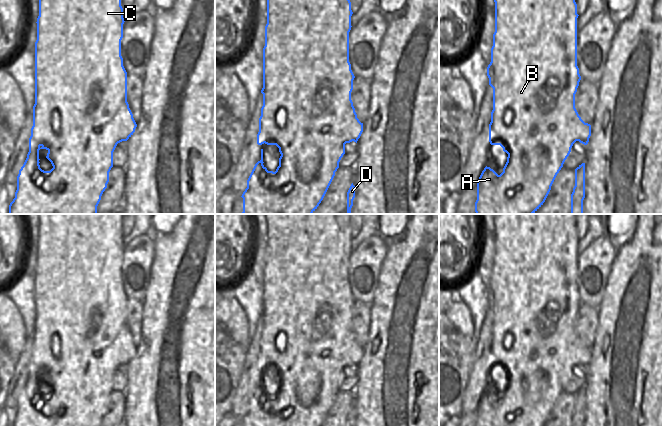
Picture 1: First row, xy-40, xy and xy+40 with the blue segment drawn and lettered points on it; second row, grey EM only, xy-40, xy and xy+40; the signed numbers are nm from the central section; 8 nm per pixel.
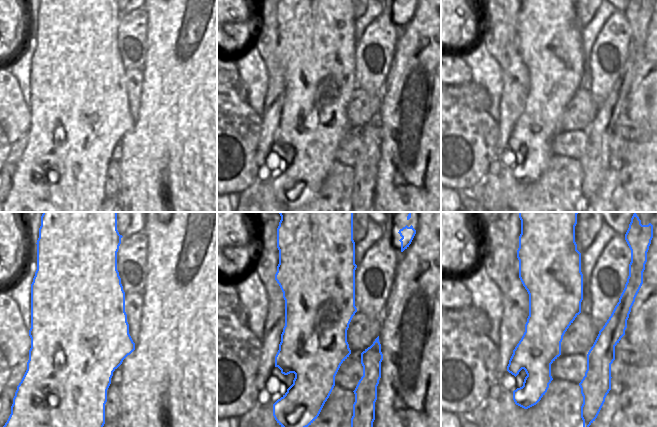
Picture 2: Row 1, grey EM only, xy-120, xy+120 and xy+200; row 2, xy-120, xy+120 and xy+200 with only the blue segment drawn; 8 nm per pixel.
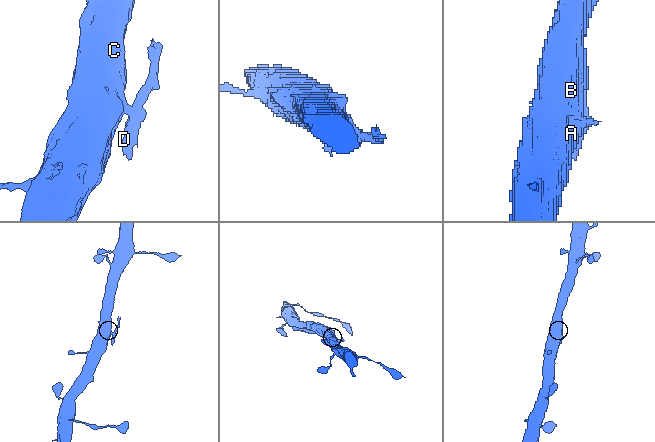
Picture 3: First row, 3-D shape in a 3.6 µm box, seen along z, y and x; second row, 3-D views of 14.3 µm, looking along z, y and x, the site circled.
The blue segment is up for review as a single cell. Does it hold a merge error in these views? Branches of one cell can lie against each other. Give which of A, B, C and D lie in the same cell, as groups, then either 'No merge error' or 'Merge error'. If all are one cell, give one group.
Groups: A B C / D. Merge error

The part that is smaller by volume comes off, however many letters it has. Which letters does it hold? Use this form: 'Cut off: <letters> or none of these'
Cut off: D

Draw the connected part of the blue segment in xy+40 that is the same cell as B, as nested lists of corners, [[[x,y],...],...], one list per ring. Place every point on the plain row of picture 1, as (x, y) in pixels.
[[[493,214],[495,226],[495,256],[491,272],[491,286],[487,291],[489,309],[493,312],[493,334],[489,348],[489,366],[491,369],[500,369],[508,378],[503,396],[498,399],[490,391],[485,391],[477,406],[476,426],[545,426],[551,410],[563,391],[576,365],[581,364],[583,348],[575,332],[575,318],[581,304],[577,290],[577,228],[575,214]]]

